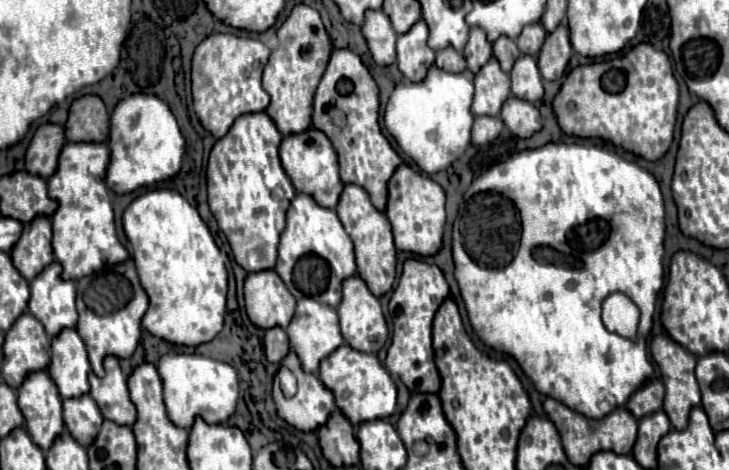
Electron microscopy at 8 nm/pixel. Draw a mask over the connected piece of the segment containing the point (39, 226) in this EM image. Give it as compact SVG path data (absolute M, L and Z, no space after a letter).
M40 216L40 220L32 220L32 224L24 226L24 232L16 242L16 248L12 248L12 262L28 282L34 280L48 264L54 262L50 240L52 224L48 218Z

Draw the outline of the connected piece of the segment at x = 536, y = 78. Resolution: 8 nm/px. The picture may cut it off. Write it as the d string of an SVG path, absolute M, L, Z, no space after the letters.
M520 56L520 60L516 60L512 68L512 94L528 102L536 102L544 96L542 76L536 58Z

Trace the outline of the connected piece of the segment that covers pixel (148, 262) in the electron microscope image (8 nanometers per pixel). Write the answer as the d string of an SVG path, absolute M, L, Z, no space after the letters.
M152 190L138 196L124 212L124 230L132 246L132 256L140 276L140 284L150 298L148 312L144 314L144 328L168 342L198 346L210 342L224 326L226 318L226 292L228 270L220 256L220 250L200 218L198 210L188 204L176 190Z

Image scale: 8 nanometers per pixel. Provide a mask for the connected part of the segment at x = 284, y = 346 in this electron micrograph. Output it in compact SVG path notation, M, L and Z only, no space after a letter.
M282 328L266 330L264 352L266 352L268 362L272 362L272 364L278 364L278 362L282 362L286 358L286 354L290 352L290 342L288 342L288 336L286 336L286 332Z

